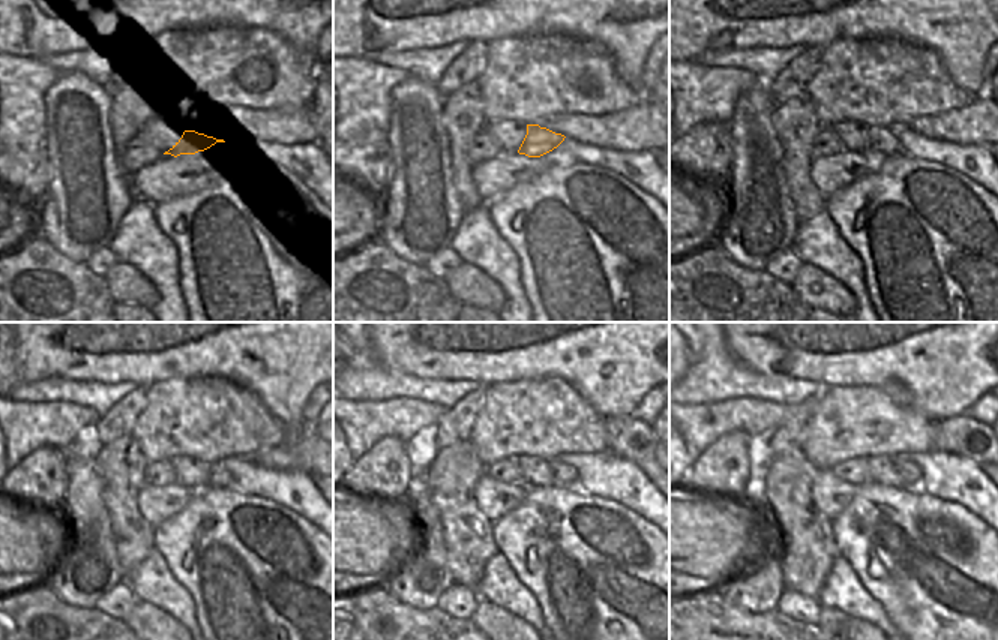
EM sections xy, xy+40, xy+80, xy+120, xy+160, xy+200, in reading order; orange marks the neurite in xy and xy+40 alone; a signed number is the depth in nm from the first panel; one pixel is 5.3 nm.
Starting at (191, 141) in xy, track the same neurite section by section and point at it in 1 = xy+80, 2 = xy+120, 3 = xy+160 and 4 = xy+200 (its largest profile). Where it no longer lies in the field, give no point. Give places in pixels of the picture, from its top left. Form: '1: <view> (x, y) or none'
1: xy+80 (883, 141)
2: xy+120 (218, 477)
3: xy+160 (566, 474)
4: xy+200 (910, 471)

